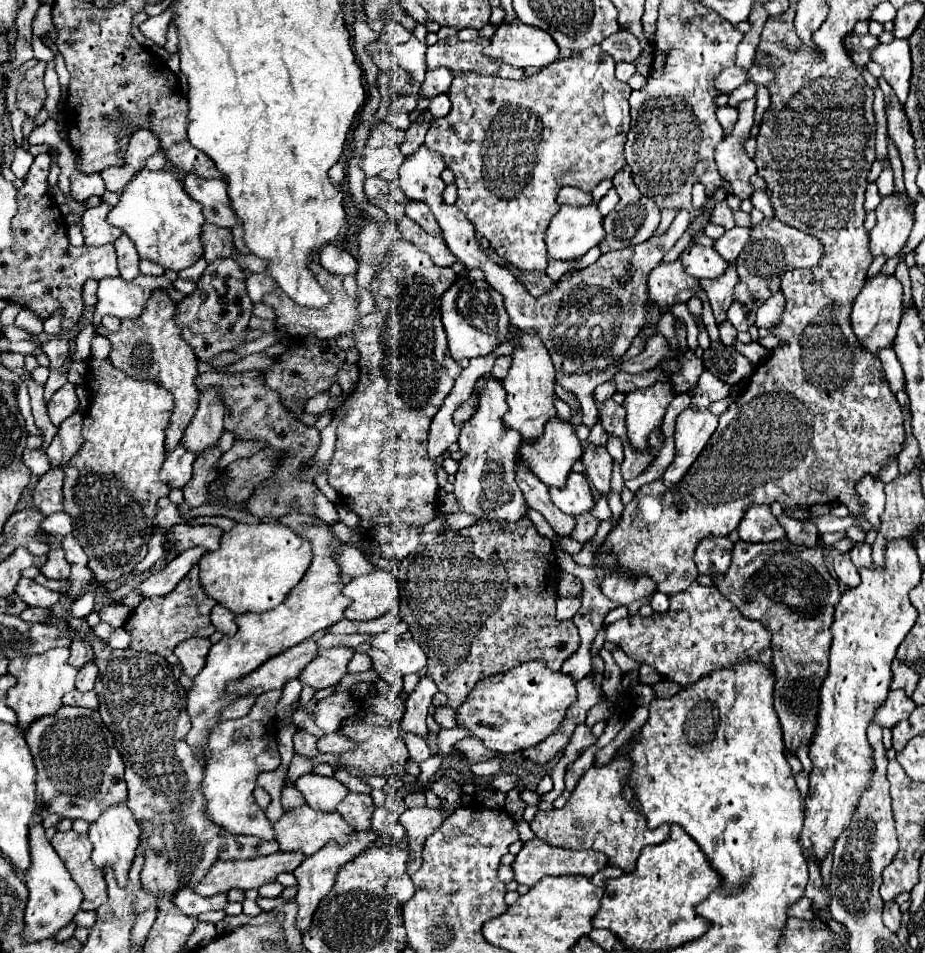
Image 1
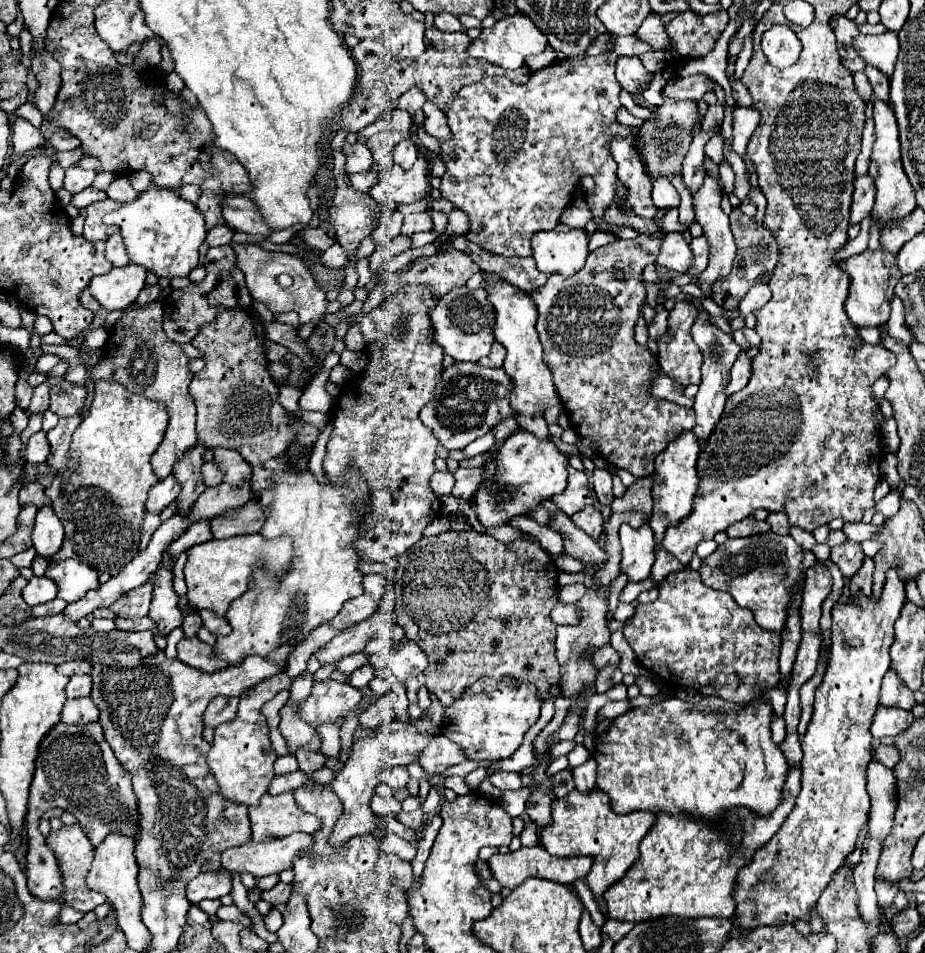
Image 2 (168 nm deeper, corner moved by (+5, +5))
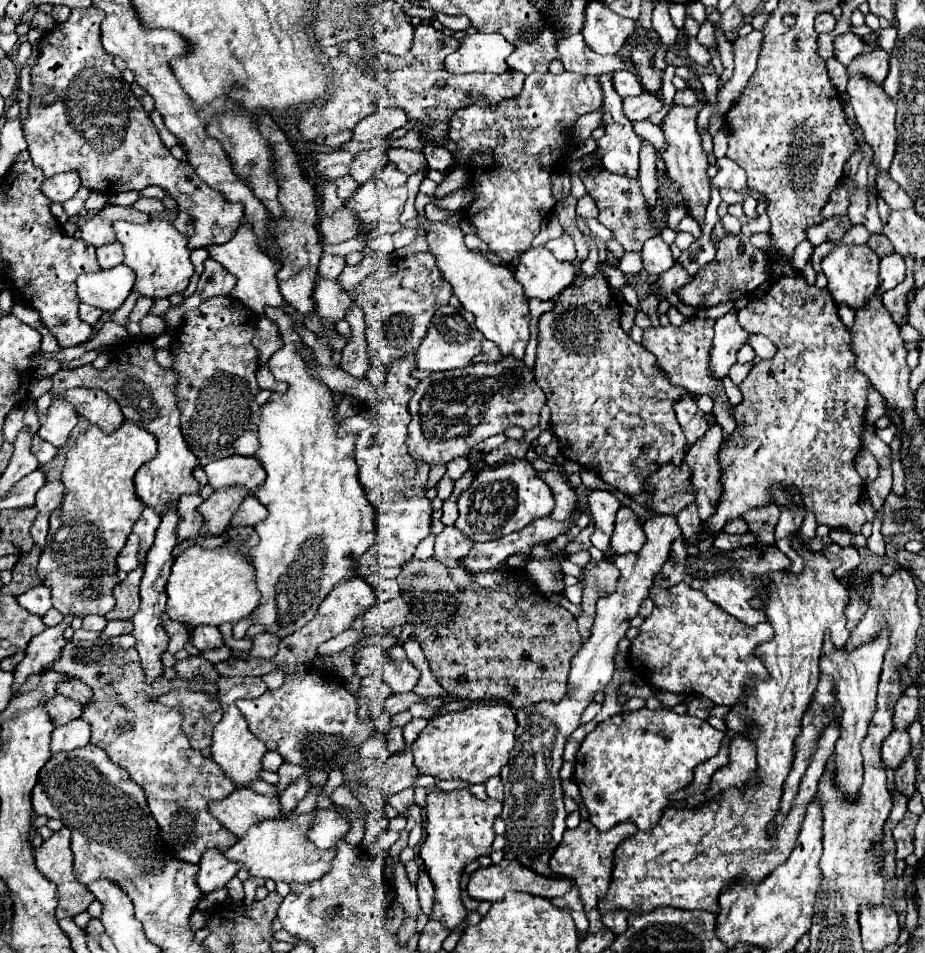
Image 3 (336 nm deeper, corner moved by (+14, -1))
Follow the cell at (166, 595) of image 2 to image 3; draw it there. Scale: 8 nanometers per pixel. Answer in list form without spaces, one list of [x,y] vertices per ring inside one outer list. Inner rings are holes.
[[[169,503],[169,511],[165,515],[161,515],[161,525],[155,533],[155,543],[153,547],[149,549],[147,553],[147,559],[145,559],[145,575],[141,579],[141,607],[139,607],[139,613],[133,617],[133,625],[135,625],[135,639],[137,639],[137,653],[141,657],[141,665],[143,665],[143,671],[147,675],[149,681],[157,679],[161,675],[161,653],[165,651],[167,643],[169,643],[169,635],[163,627],[163,621],[161,621],[161,615],[165,615],[165,607],[167,607],[167,593],[165,593],[165,585],[167,585],[167,579],[169,579],[169,571],[171,571],[171,565],[173,565],[173,547],[179,543],[177,541],[177,523],[179,523],[179,515],[177,515],[177,503]]]

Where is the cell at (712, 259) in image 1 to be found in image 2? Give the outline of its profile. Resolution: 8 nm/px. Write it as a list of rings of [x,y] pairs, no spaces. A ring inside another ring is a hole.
[[[666,233],[660,245],[658,265],[678,273],[686,273],[686,269],[690,267],[690,259],[692,259],[692,251],[690,251],[690,245],[682,239],[682,235]]]

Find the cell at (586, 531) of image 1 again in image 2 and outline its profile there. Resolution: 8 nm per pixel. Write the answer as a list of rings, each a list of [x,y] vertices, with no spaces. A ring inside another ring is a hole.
[[[590,505],[590,507],[586,507],[584,511],[576,513],[576,515],[572,517],[572,521],[574,521],[584,533],[588,533],[592,539],[598,539],[600,533],[602,533],[602,515],[600,515],[600,511],[598,511],[594,505]]]

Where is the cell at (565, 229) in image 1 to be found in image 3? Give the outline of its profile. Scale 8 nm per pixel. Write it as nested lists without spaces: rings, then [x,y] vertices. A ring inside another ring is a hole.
[[[529,247],[521,253],[515,269],[515,279],[523,285],[525,297],[553,299],[559,295],[575,275],[573,263],[557,261],[547,247]]]

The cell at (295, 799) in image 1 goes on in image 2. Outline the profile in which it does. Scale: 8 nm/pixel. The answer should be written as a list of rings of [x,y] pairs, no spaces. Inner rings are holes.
[[[282,755],[274,763],[276,775],[284,775],[284,773],[290,773],[290,771],[296,771],[296,769],[298,769],[298,763],[296,763],[294,755]]]

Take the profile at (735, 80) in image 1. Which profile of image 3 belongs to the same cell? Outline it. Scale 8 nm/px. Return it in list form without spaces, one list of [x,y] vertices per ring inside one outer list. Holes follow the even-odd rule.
[[[643,91],[641,95],[637,97],[627,97],[623,99],[623,109],[625,109],[625,115],[631,119],[631,121],[643,121],[647,119],[649,115],[661,111],[663,107],[663,99],[659,95],[649,95],[649,91]]]

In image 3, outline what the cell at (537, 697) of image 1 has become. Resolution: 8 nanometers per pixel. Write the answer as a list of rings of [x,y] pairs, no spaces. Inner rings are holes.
[[[473,705],[463,711],[429,719],[411,751],[415,765],[423,775],[433,775],[439,779],[463,779],[467,783],[485,783],[489,777],[499,775],[501,767],[509,763],[509,753],[515,743],[515,729],[517,717],[509,705]]]

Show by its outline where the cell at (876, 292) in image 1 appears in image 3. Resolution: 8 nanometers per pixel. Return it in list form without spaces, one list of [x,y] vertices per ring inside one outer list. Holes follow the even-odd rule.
[[[839,245],[823,259],[821,267],[829,279],[827,289],[835,303],[843,303],[849,309],[859,311],[873,295],[879,293],[879,257],[867,245]]]

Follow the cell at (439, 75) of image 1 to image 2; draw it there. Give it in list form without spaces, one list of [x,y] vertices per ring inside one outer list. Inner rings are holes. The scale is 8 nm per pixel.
[[[410,89],[408,93],[404,93],[400,99],[398,99],[398,109],[402,111],[408,111],[410,115],[414,115],[414,111],[422,109],[422,105],[426,103],[426,97],[422,97],[422,93],[418,93],[418,89]]]

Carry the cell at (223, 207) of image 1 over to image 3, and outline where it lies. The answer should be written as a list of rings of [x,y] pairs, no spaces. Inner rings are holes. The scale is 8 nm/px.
[[[323,275],[317,277],[317,287],[313,291],[313,301],[321,319],[339,321],[345,317],[347,307],[351,305],[351,297],[339,285],[337,279],[325,279]]]

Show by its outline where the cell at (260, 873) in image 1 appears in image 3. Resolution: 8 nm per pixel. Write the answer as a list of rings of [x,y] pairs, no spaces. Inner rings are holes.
[[[301,815],[297,821],[263,821],[255,827],[249,829],[247,837],[239,839],[227,853],[225,857],[229,861],[241,863],[249,875],[263,877],[263,879],[273,879],[273,881],[285,881],[285,883],[309,883],[315,879],[321,879],[329,871],[329,863],[333,859],[333,851],[323,851],[317,849],[309,839],[307,839],[307,829],[309,829],[309,815]]]

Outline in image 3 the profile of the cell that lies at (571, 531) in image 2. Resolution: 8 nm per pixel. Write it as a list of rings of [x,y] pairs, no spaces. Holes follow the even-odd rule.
[[[603,559],[603,561],[589,561],[583,567],[583,613],[577,617],[579,623],[579,635],[581,641],[589,639],[589,631],[593,627],[593,619],[595,619],[595,603],[599,597],[611,595],[611,591],[617,587],[617,579],[619,579],[619,571],[617,567]]]

